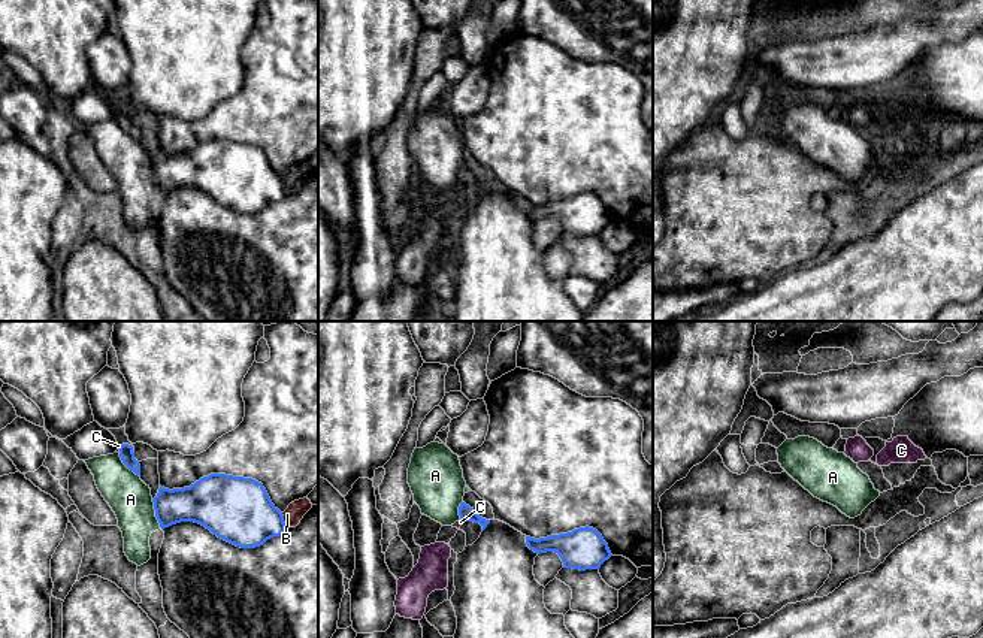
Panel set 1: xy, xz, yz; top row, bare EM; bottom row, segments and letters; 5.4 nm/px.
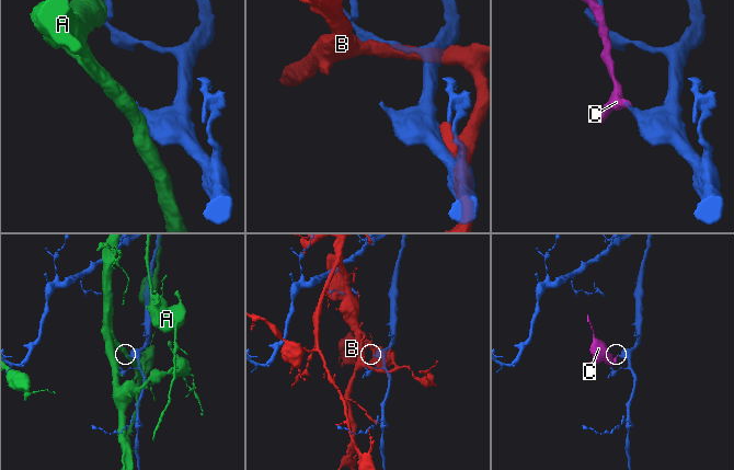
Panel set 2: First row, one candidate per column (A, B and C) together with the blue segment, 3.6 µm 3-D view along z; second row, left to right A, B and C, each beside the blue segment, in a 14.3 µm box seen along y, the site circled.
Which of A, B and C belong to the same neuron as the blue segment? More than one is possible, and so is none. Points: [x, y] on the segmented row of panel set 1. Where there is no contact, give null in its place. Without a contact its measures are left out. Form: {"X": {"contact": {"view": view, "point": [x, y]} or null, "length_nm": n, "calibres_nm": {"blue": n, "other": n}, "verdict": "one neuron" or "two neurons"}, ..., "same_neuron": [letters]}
{"A": {"contact": {"view": "xy", "point": [156, 513]}, "length_nm": 160, "calibres_nm": {"blue": 220, "other": 220}, "verdict": "two neurons"}, "B": {"contact": {"view": "xy", "point": [283, 520]}, "length_nm": 80, "calibres_nm": {"blue": 360, "other": 100}, "verdict": "two neurons"}, "C": {"contact": {"view": "xy", "point": [120, 448]}, "length_nm": 40, "calibres_nm": {"blue": 80, "other": 20}, "verdict": "two neurons"}, "same_neuron": []}

